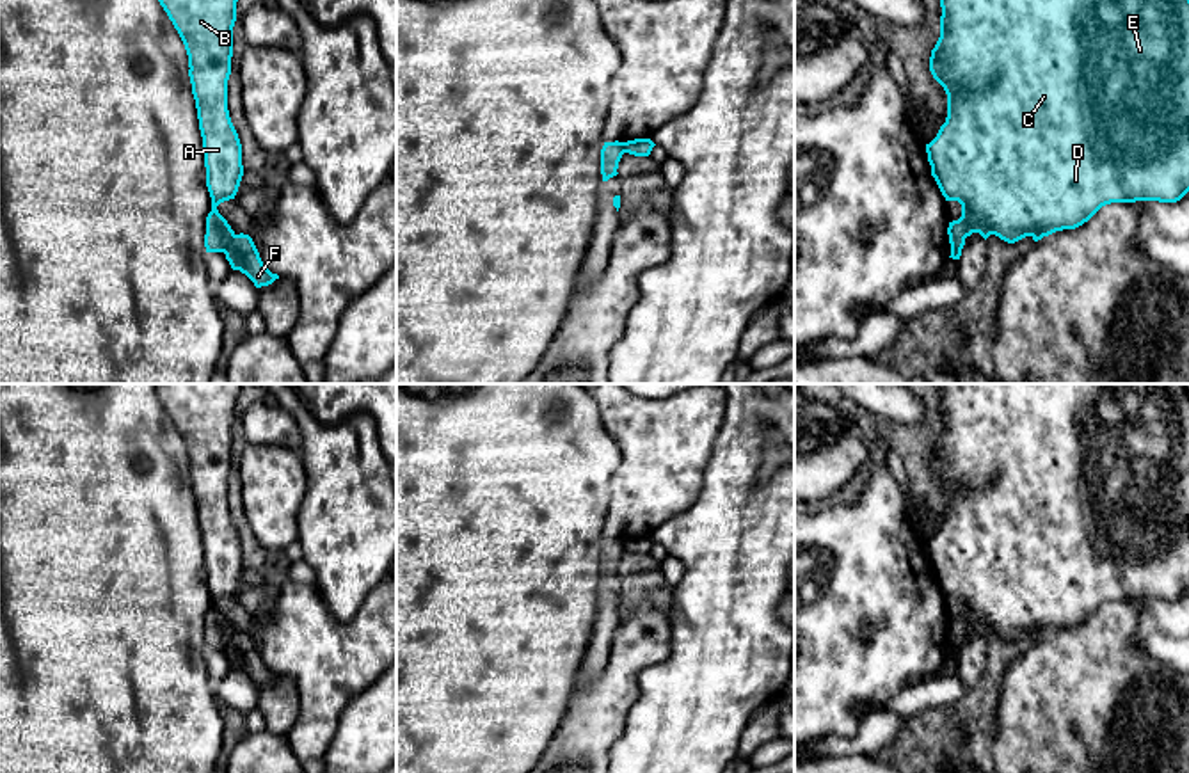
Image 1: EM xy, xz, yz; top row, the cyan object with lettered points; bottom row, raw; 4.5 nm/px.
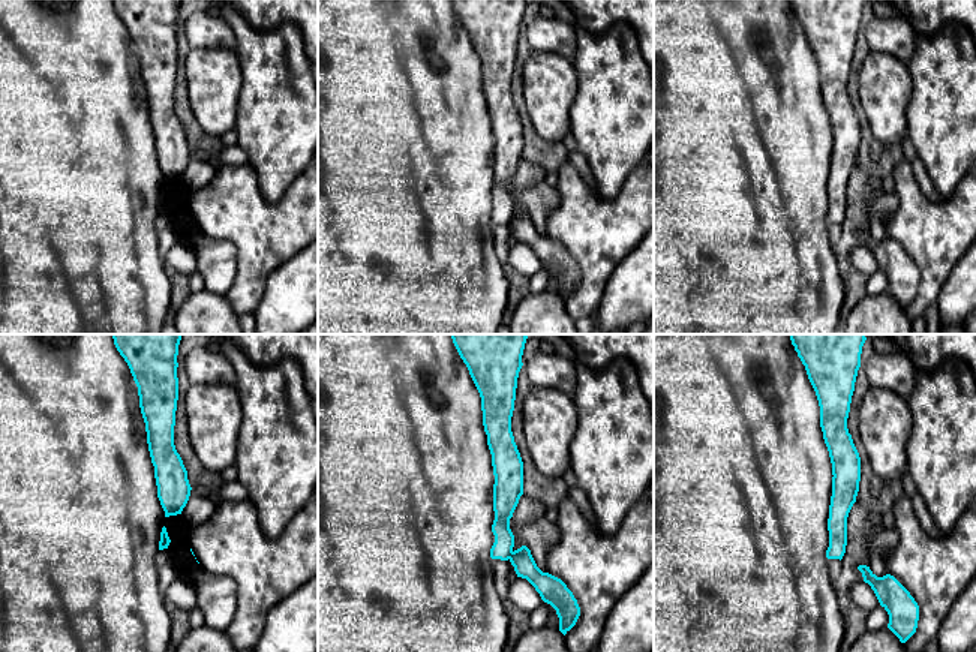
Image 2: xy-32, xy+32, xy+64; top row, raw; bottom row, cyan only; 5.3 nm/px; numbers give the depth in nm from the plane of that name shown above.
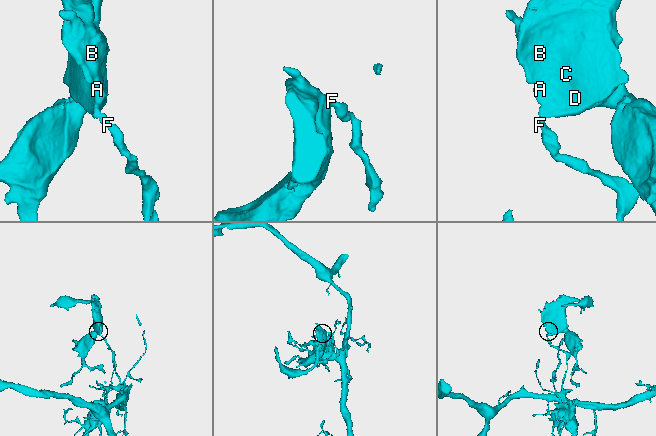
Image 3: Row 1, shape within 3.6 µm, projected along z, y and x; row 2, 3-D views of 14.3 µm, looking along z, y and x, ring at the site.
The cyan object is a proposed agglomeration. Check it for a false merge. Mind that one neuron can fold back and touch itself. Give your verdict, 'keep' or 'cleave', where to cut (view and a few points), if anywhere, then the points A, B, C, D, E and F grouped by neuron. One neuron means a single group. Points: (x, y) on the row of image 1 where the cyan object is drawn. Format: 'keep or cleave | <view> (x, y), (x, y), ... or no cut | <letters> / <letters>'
cleave | xy (233, 233), (223, 251) | A B C D E / F

